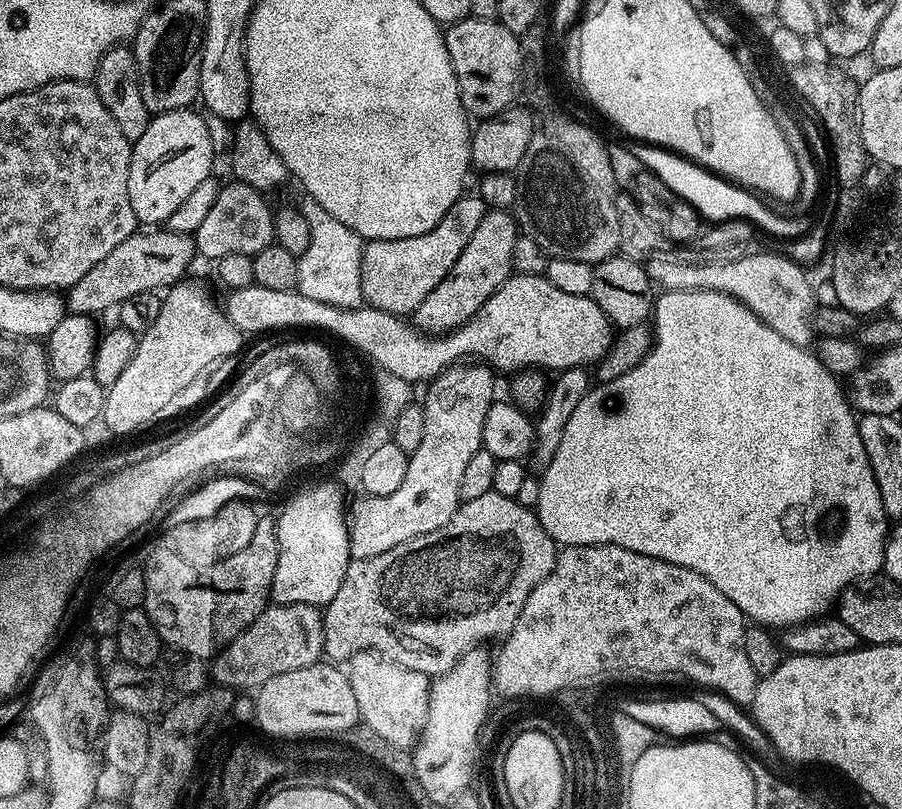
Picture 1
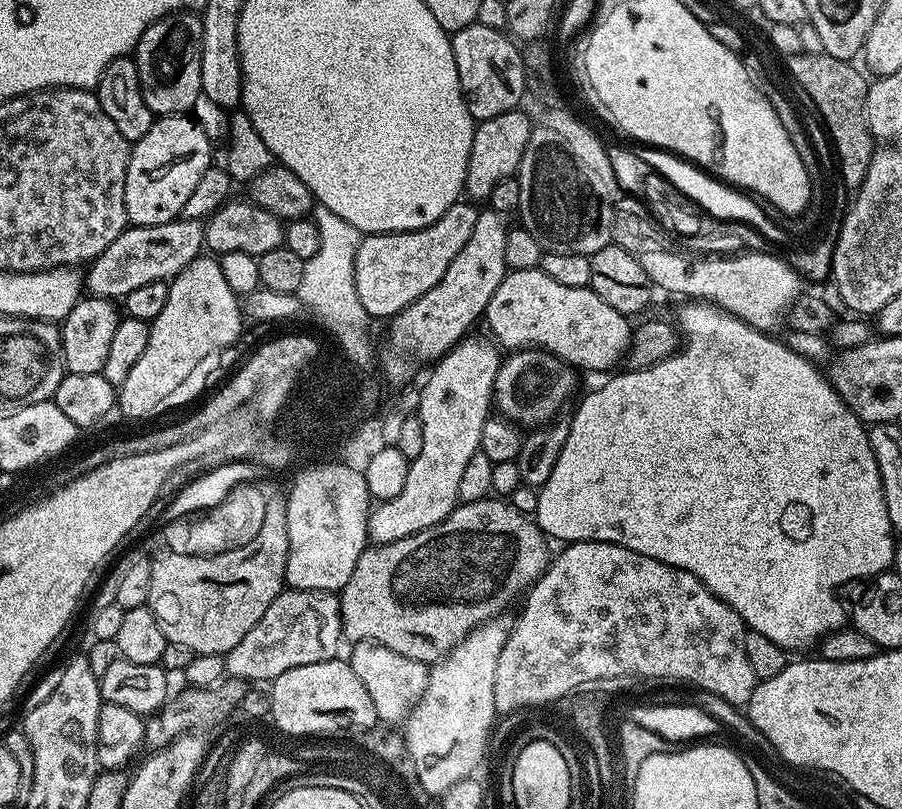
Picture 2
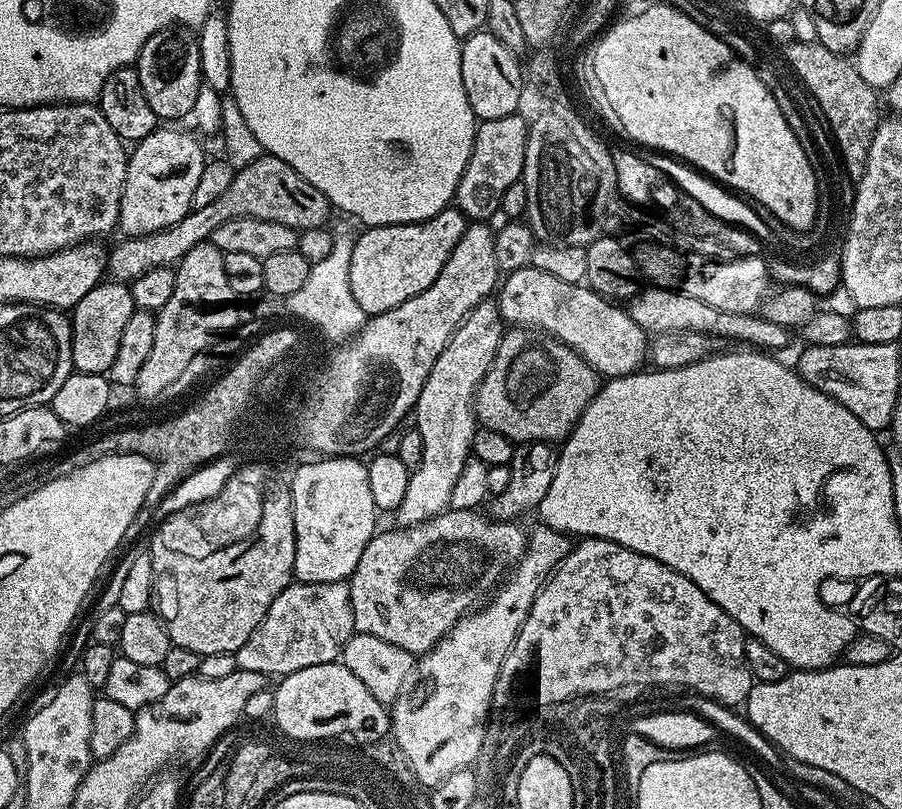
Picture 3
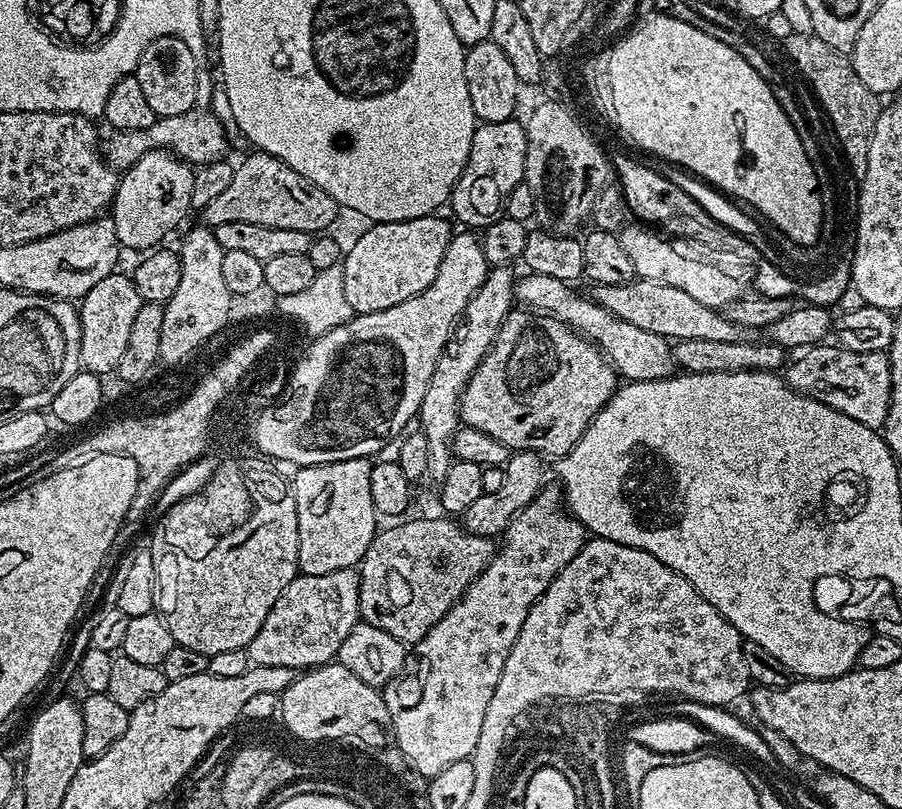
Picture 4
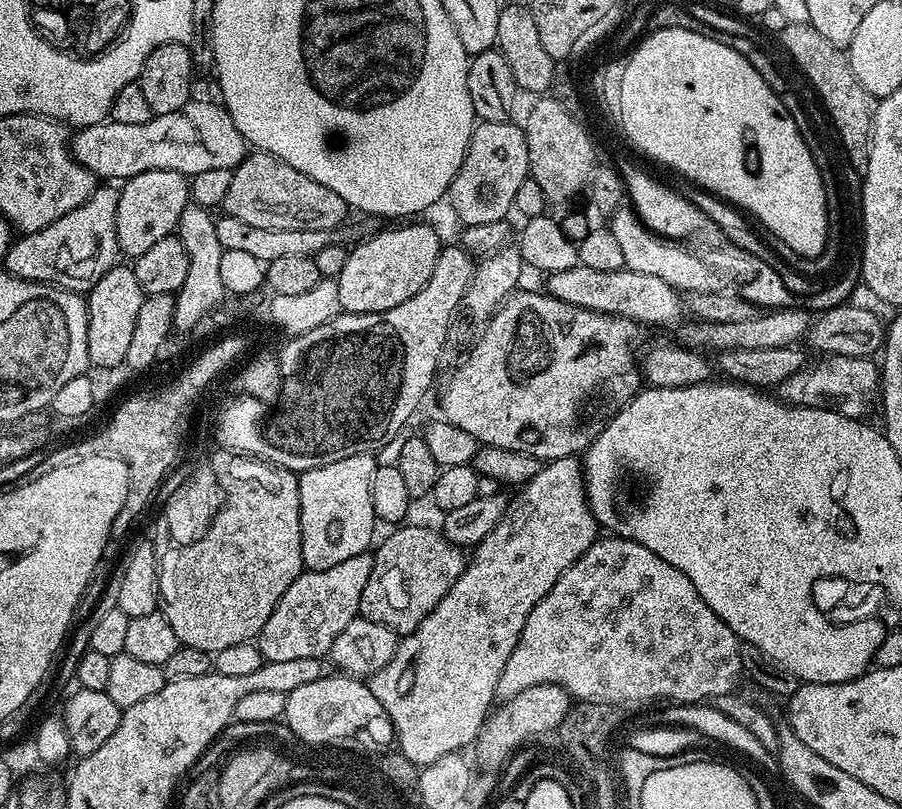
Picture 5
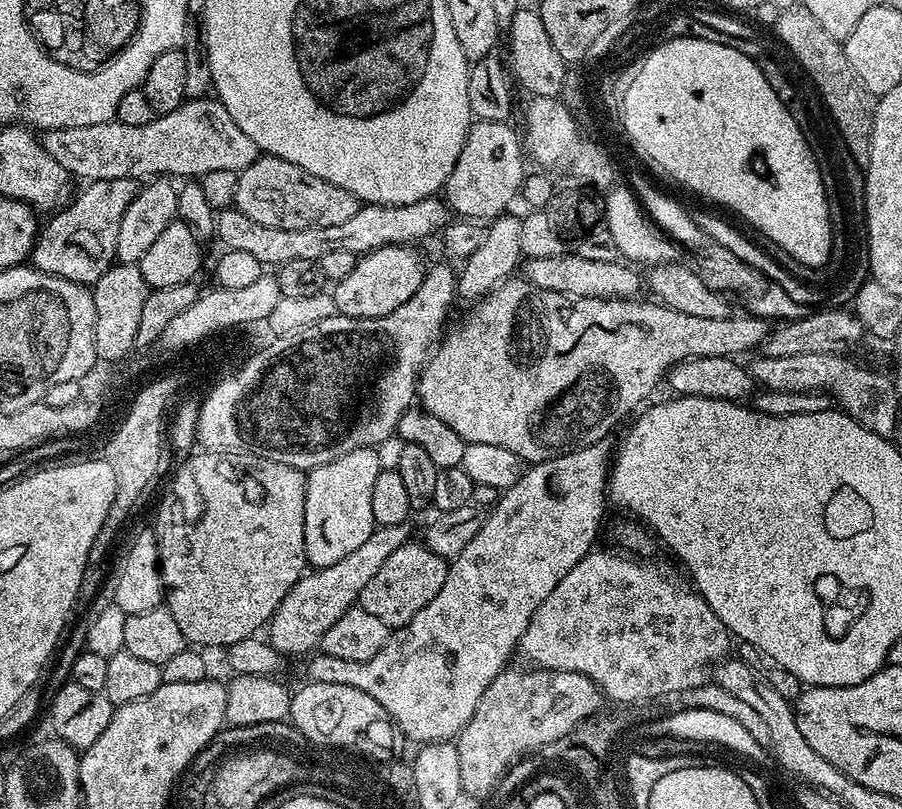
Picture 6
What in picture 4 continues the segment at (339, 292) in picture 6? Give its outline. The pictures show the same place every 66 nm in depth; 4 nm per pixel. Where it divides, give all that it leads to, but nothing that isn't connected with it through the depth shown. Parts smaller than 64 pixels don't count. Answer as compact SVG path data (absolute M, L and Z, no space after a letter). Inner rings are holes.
M440 214L410 218L402 222L376 222L357 238L352 249L342 256L342 286L346 290L346 302L350 302L353 313L374 314L378 310L390 310L390 306L398 306L398 302L406 302L406 298L414 298L414 294L422 294L434 282L434 274L438 274L438 266L442 266L442 258L446 254L448 244L452 241L454 228L451 228Z

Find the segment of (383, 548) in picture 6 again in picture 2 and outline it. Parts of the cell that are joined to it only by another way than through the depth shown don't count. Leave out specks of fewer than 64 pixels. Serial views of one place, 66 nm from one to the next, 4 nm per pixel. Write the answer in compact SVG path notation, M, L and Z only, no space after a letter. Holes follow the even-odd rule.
M288 588L280 592L270 606L266 606L266 614L254 622L254 630L234 646L224 656L224 671L233 680L265 680L271 682L278 674L286 674L286 670L294 670L294 666L310 666L314 662L333 659L342 645L342 622L340 621L340 597L334 592L311 592Z

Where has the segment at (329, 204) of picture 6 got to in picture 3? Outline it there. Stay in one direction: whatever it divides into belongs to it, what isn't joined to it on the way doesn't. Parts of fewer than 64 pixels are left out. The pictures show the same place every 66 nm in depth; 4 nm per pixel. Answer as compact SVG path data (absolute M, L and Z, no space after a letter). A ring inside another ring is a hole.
M261 155L256 161L244 168L235 169L230 186L210 206L193 208L174 226L166 230L158 230L145 236L130 236L121 239L116 249L108 252L107 275L117 282L137 280L146 270L166 268L180 263L194 246L205 243L222 226L222 222L230 222L230 218L262 218L270 222L282 222L282 226L290 226L297 230L306 228L323 228L329 222L330 205L326 194L318 190L318 186L310 186L298 170L286 166L282 158Z

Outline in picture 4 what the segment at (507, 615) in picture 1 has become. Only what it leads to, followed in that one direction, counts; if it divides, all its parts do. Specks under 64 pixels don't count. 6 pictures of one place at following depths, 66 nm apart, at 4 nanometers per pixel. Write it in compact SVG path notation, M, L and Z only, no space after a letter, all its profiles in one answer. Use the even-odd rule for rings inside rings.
M405 519L393 523L393 528L381 527L358 565L360 620L386 630L406 646L417 644L430 627L416 600L443 598L444 568L468 568L469 577L474 578L496 555L497 545L489 537L470 534L455 519L443 519Z

